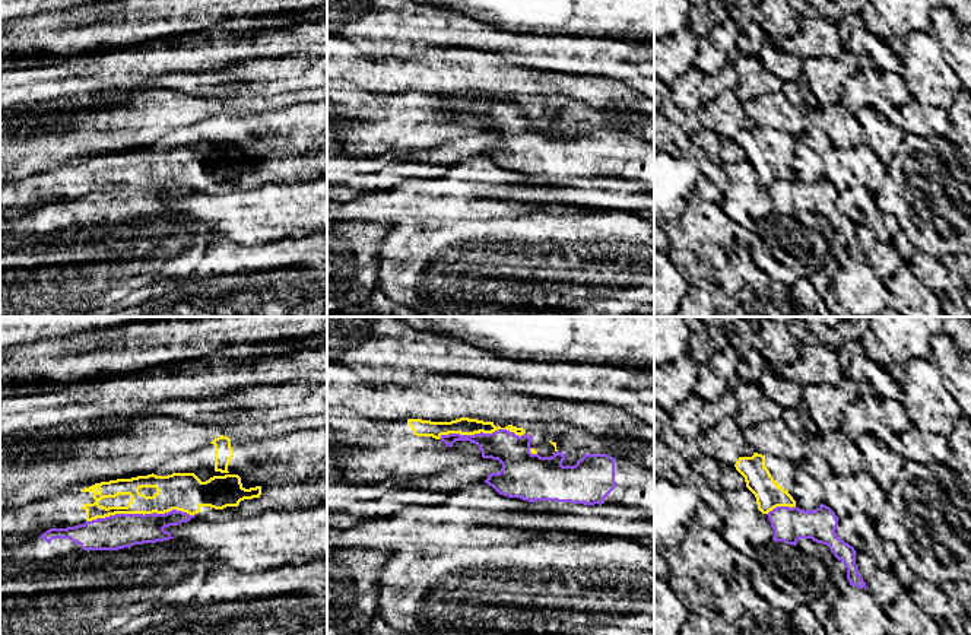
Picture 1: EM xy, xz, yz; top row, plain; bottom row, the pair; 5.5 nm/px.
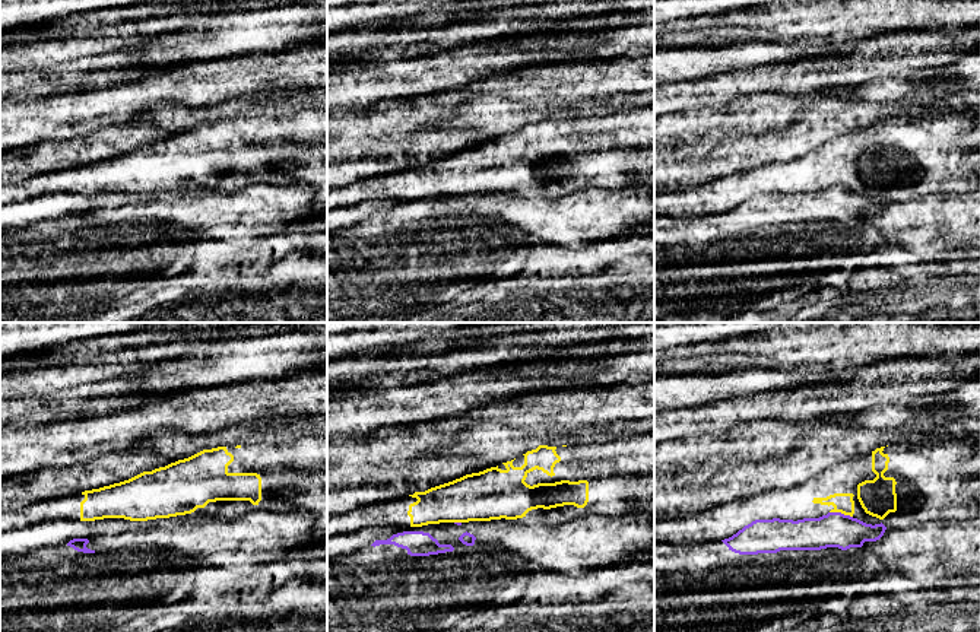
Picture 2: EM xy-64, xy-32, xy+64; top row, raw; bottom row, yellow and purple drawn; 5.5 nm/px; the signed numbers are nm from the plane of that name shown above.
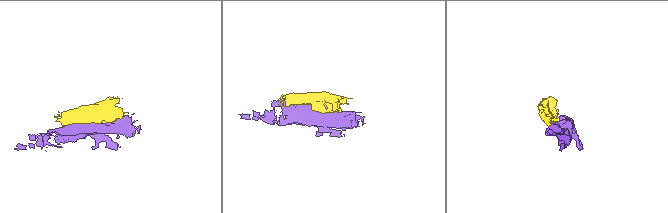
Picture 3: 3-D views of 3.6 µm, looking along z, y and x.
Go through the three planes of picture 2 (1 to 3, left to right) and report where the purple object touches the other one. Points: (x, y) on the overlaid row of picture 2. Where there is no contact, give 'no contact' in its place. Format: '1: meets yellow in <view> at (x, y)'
1: no contact
2: meets yellow in xy-32 at (457, 521)
3: meets yellow in xy+64 at (841, 513)

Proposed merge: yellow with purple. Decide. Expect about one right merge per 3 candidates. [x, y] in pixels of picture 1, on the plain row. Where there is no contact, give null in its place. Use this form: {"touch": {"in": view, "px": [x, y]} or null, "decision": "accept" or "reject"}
{"touch": {"in": "xy", "px": [140, 186]}, "decision": "reject"}

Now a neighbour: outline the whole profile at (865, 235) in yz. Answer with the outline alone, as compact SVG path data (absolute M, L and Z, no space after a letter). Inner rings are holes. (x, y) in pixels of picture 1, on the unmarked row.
M863 225L856 226L856 238L872 270L883 283L892 280L902 267L911 274L910 263L899 255L892 242L879 242L875 234Z

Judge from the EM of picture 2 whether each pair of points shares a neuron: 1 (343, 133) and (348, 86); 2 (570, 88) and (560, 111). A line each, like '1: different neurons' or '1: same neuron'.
1: different neurons
2: different neurons

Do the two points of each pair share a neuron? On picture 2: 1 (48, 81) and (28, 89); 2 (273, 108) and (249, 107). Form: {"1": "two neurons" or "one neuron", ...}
{"1": "one neuron", "2": "one neuron"}

